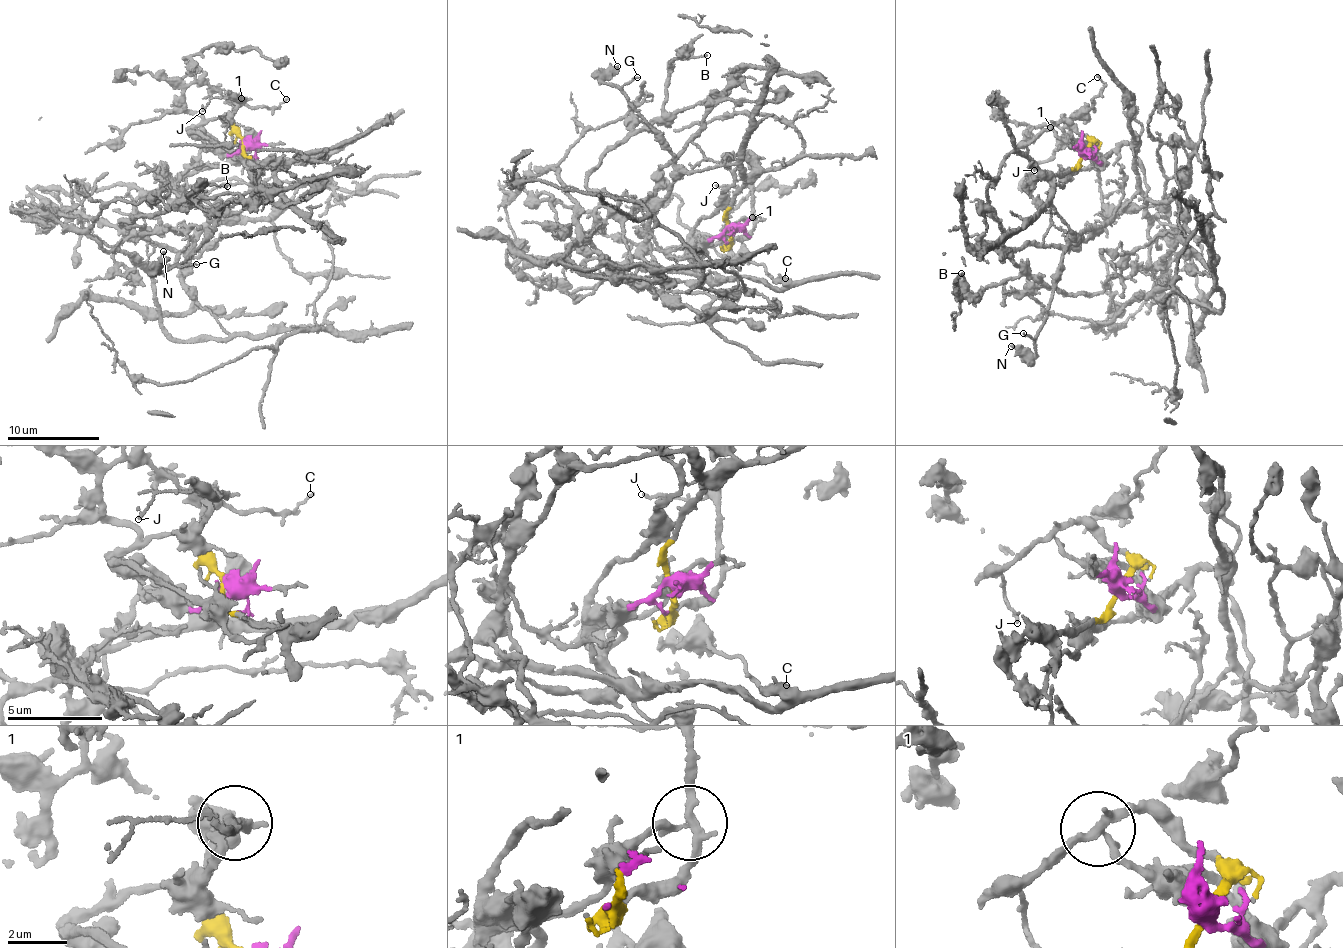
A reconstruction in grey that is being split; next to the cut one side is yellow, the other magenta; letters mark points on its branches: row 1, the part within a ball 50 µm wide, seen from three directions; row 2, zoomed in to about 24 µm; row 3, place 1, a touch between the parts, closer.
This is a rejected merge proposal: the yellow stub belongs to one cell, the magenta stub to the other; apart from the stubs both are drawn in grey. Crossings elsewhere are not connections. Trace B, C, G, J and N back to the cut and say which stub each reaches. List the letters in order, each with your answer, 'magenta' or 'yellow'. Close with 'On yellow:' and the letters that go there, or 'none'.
B: magenta
C: magenta
G: yellow
J: yellow
N: yellow
On yellow: G, J, N

